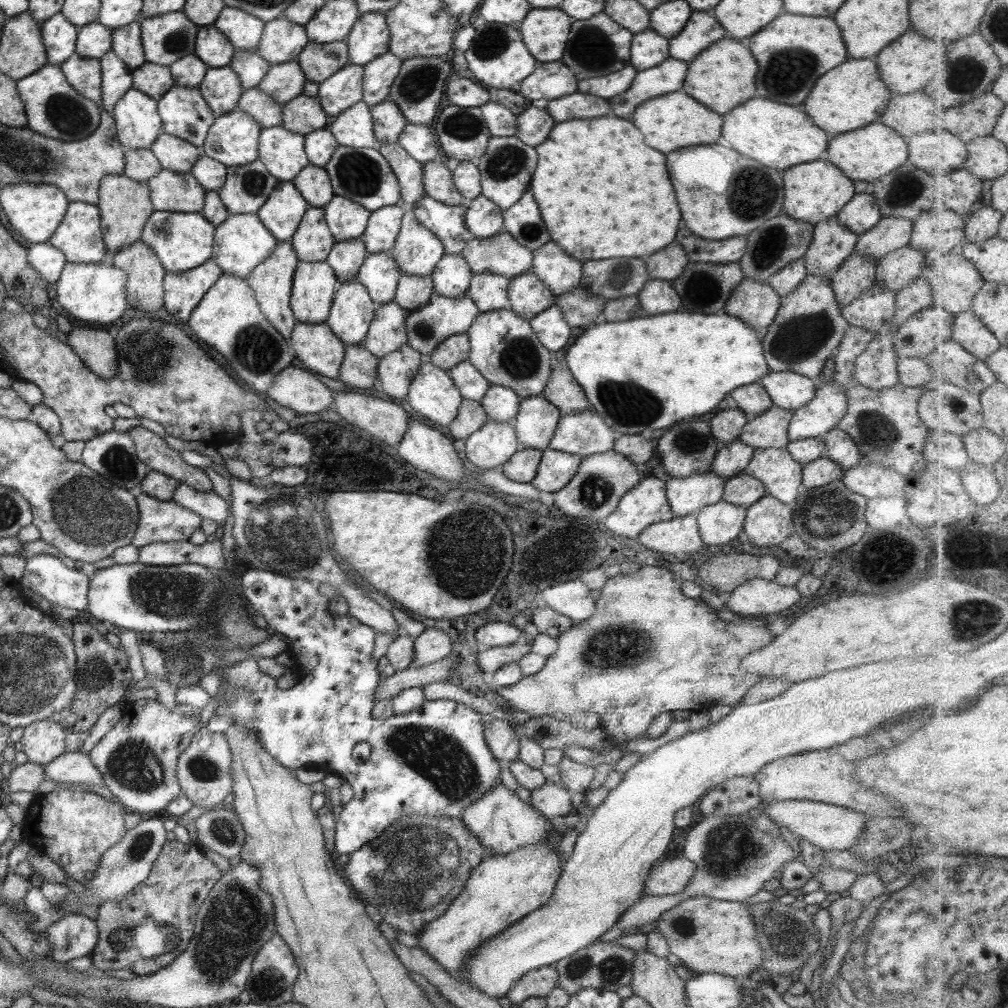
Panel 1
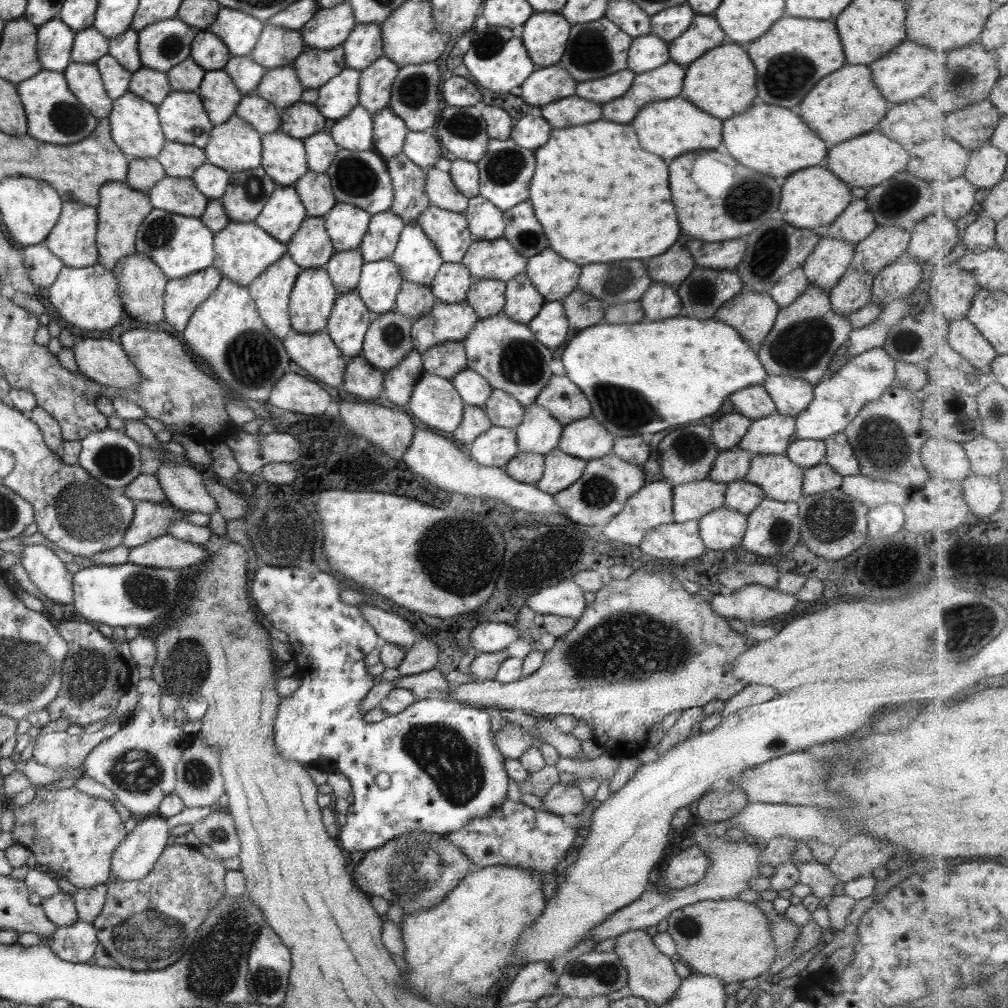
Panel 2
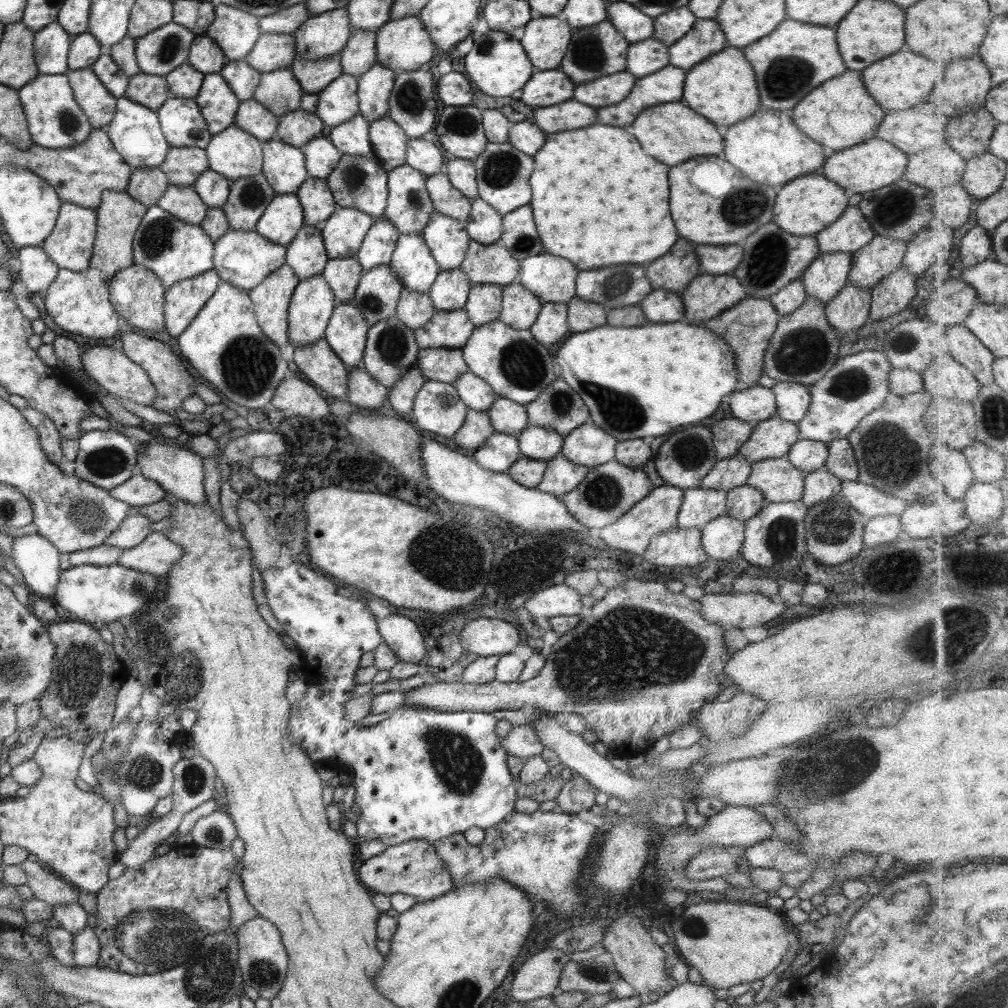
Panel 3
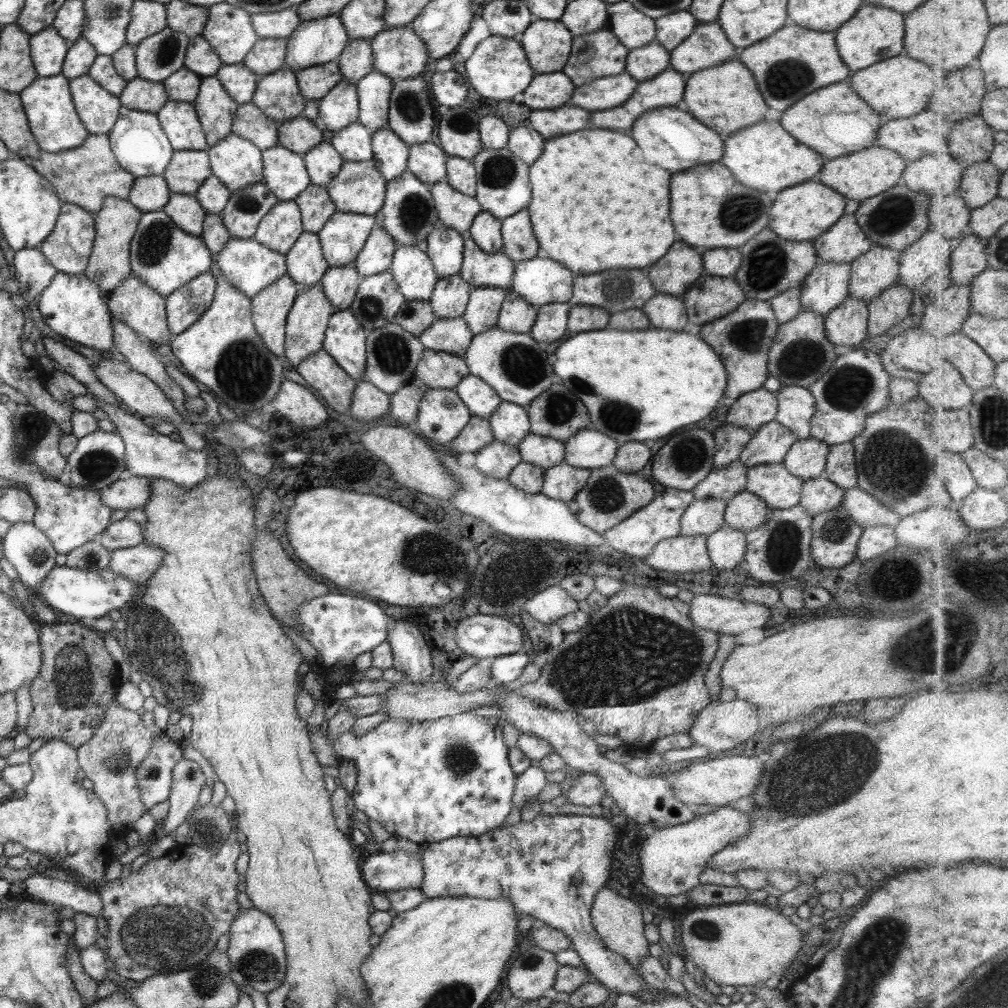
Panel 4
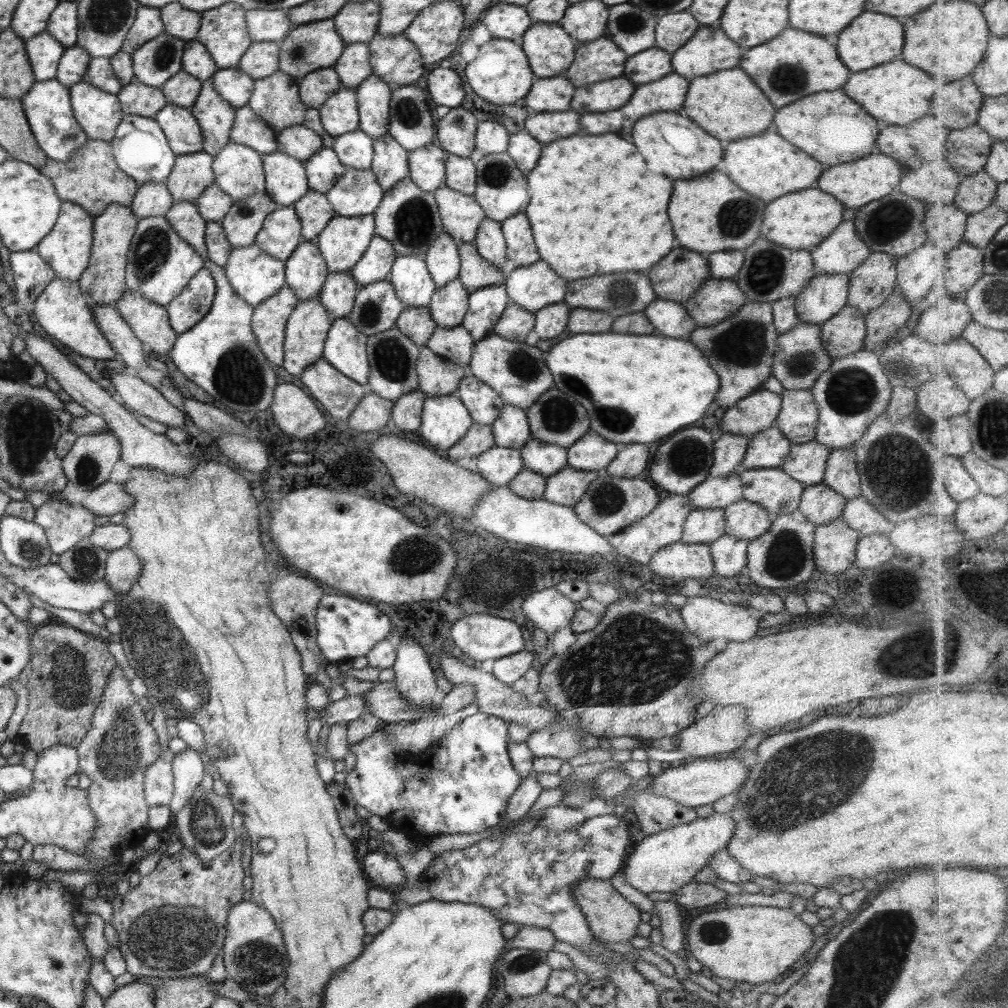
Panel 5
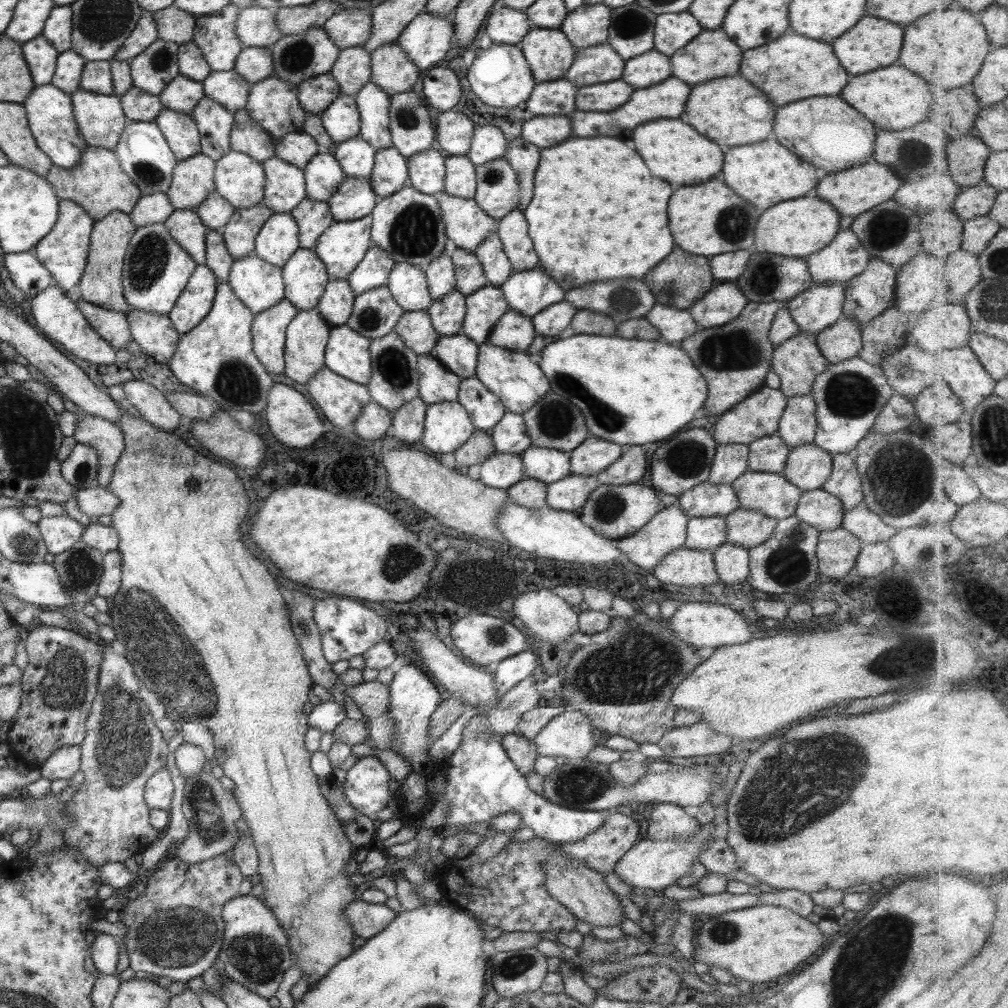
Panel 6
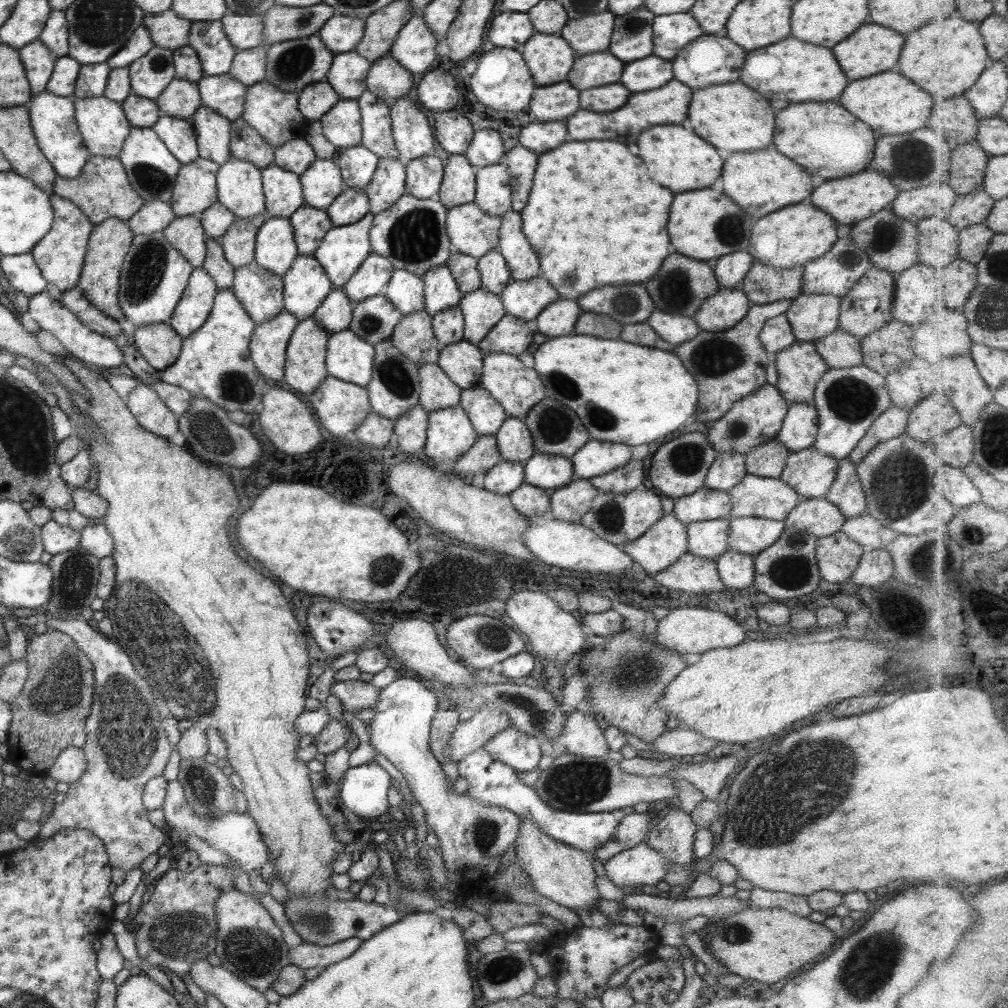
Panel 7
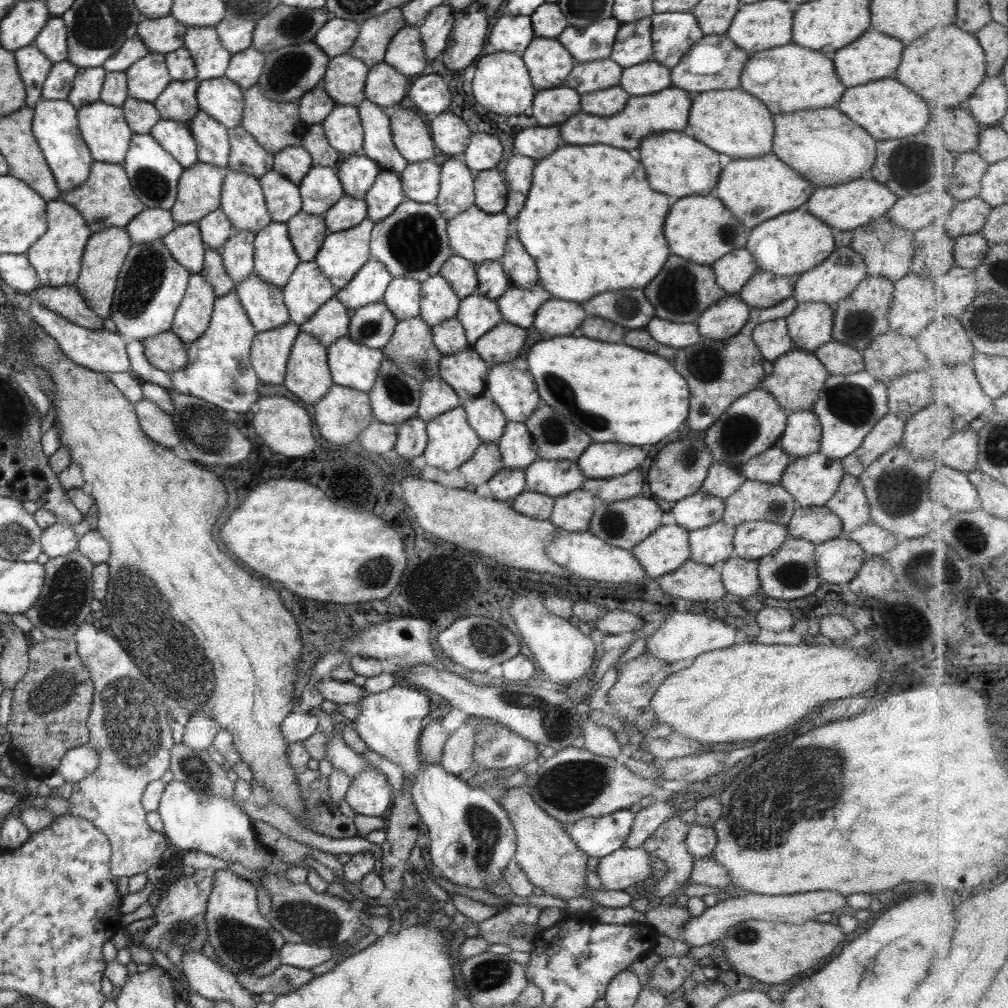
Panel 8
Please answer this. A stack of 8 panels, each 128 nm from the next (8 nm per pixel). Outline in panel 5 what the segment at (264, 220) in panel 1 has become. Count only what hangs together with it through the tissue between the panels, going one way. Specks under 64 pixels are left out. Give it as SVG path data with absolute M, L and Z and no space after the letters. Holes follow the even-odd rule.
M292 206L278 207L265 217L254 244L263 253L285 262L302 240L301 226Z

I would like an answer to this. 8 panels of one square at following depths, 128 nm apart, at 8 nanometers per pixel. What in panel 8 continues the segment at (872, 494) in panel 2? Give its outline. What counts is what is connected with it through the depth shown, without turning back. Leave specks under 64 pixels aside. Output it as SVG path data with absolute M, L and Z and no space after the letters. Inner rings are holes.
M871 520L861 523L861 526L849 531L845 537L856 542L866 555L882 556L897 546L900 540L898 536L877 526Z

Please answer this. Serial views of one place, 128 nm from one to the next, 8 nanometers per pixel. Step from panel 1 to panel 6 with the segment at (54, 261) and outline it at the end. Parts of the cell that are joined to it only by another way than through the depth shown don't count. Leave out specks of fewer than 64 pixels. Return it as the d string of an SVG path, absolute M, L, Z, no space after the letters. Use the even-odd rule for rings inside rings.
M32 250L19 254L5 254L3 264L11 282L27 296L35 296L53 284L52 274L39 263Z

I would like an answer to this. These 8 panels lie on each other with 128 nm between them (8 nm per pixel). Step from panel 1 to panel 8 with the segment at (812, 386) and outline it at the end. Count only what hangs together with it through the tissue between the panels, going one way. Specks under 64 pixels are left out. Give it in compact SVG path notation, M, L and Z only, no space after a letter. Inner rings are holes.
M800 410L787 415L786 426L777 441L789 458L803 458L819 450L821 426L813 411Z

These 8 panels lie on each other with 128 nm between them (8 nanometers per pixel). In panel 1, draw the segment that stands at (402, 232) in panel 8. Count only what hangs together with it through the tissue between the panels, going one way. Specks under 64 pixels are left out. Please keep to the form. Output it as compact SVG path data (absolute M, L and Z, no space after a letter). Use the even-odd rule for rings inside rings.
M377 142L375 149L389 163L389 167L397 177L400 205L410 209L424 194L422 164L413 160L398 143Z

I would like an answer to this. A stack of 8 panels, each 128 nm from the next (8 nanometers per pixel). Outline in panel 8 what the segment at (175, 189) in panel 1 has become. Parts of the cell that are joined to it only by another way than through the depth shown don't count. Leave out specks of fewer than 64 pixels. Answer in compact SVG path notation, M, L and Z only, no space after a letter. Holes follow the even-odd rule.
M195 223L175 225L160 241L167 247L175 262L185 267L189 274L200 272L206 246Z

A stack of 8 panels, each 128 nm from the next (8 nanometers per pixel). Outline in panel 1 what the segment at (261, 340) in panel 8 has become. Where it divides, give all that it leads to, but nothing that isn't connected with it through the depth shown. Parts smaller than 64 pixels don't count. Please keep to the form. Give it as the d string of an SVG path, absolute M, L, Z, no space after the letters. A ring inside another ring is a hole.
M290 241L277 242L273 247L273 251L269 253L267 258L263 259L259 265L249 273L245 278L247 286L253 290L253 296L257 301L259 310L263 313L263 317L269 321L275 330L284 338L289 338L291 330L296 323L295 317L289 306L291 283L297 266L297 257L292 249Z

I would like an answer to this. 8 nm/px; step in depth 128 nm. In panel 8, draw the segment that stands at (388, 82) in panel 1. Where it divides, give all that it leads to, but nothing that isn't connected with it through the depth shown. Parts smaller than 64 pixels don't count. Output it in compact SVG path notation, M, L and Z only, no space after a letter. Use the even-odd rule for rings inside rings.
M363 99L357 106L363 131L363 154L379 168L401 174L408 165L392 141L390 122L381 107Z

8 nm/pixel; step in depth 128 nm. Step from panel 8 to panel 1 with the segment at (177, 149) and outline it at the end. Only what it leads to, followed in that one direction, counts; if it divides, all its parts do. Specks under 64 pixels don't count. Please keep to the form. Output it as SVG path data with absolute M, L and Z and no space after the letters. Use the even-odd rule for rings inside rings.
M173 86L156 102L161 130L200 149L214 121L197 87Z

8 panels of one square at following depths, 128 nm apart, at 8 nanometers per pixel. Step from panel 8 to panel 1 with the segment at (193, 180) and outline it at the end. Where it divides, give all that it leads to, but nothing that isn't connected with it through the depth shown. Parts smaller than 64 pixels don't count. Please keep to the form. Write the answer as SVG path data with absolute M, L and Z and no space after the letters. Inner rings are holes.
M162 130L151 143L150 151L158 160L161 169L176 173L189 173L199 157L199 150L182 138L172 137Z

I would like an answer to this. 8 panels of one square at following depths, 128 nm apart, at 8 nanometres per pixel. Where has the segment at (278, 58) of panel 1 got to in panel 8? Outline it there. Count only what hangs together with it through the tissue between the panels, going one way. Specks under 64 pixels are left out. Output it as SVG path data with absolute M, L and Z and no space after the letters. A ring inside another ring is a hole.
M253 47L232 54L224 78L237 84L241 90L256 85L264 65L266 55Z

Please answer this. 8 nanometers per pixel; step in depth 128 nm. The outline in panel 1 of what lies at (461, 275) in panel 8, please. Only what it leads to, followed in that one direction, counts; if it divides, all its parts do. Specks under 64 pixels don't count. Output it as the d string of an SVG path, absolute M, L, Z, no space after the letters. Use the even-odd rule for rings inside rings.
M506 232L484 239L474 238L460 255L473 275L491 273L508 279L529 271L532 262L532 252Z

